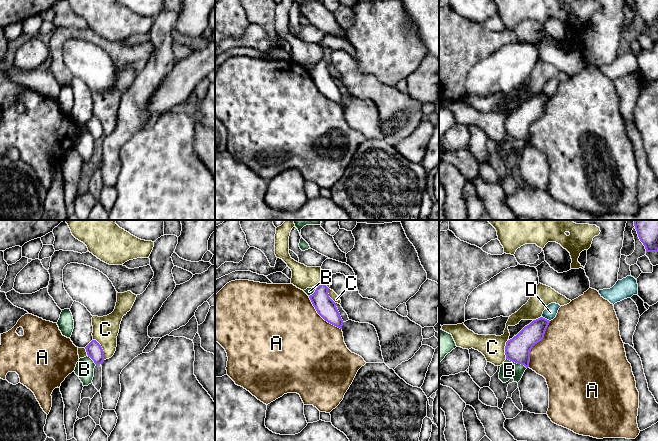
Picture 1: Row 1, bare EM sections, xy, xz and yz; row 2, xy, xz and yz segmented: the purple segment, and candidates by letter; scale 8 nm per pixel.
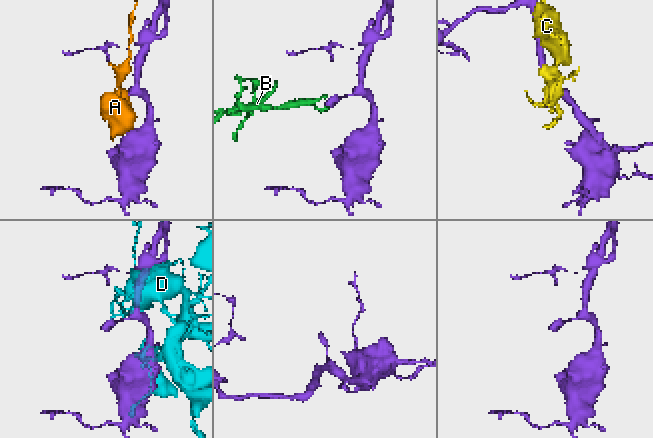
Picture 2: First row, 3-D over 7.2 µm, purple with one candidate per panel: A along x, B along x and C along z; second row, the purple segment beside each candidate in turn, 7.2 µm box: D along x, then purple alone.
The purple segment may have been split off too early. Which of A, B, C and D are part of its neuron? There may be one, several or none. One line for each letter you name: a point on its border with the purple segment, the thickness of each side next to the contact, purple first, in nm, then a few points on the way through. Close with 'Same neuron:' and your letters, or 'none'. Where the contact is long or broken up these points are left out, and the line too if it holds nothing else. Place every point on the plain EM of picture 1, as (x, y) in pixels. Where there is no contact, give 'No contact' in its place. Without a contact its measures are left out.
Same neuron: none

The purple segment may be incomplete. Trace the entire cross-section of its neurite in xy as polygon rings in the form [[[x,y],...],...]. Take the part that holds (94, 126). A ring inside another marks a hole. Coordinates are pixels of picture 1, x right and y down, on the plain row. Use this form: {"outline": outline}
{"outline": [[[92,116],[85,125],[88,133],[90,133],[96,141],[102,140],[104,137],[104,127],[96,116]]]}

